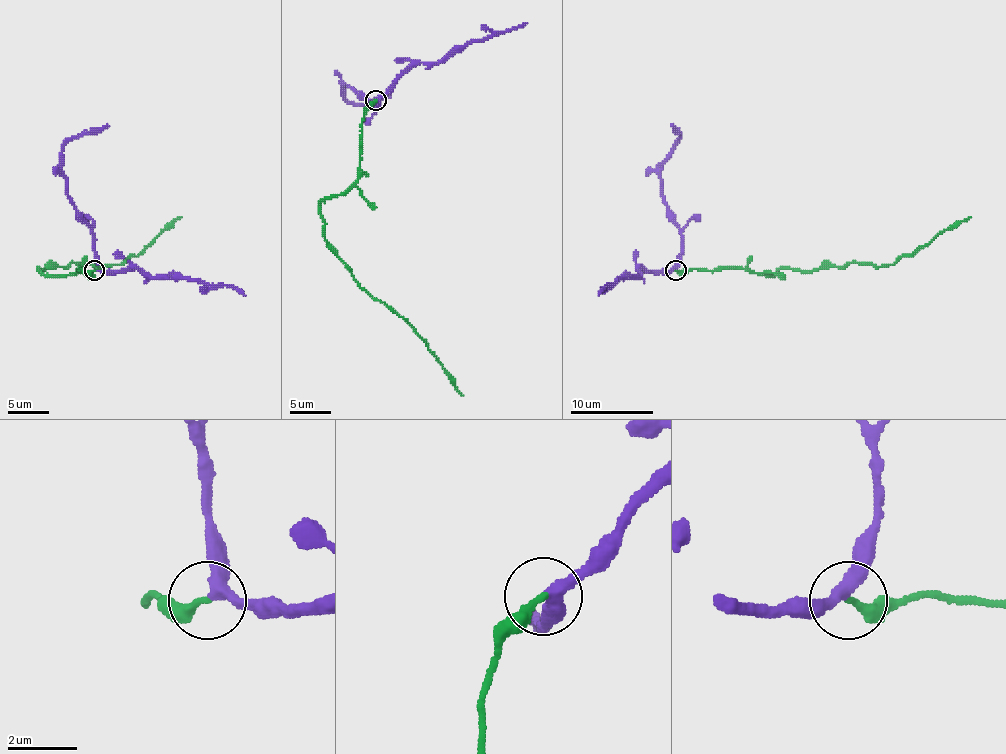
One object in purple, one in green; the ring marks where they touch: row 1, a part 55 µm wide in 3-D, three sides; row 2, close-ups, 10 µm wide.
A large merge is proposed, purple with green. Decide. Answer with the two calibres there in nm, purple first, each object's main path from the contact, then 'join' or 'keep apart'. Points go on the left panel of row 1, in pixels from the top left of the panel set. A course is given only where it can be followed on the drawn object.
340/240 nm | purple via (95, 270), (92, 229), (76, 208), (66, 186), (61, 149), (74, 138), (97, 134), (109, 126) | green via (95, 270), (45, 275), (39, 268), (43, 270), (72, 262), (109, 266), (121, 264), (181, 217) | join

